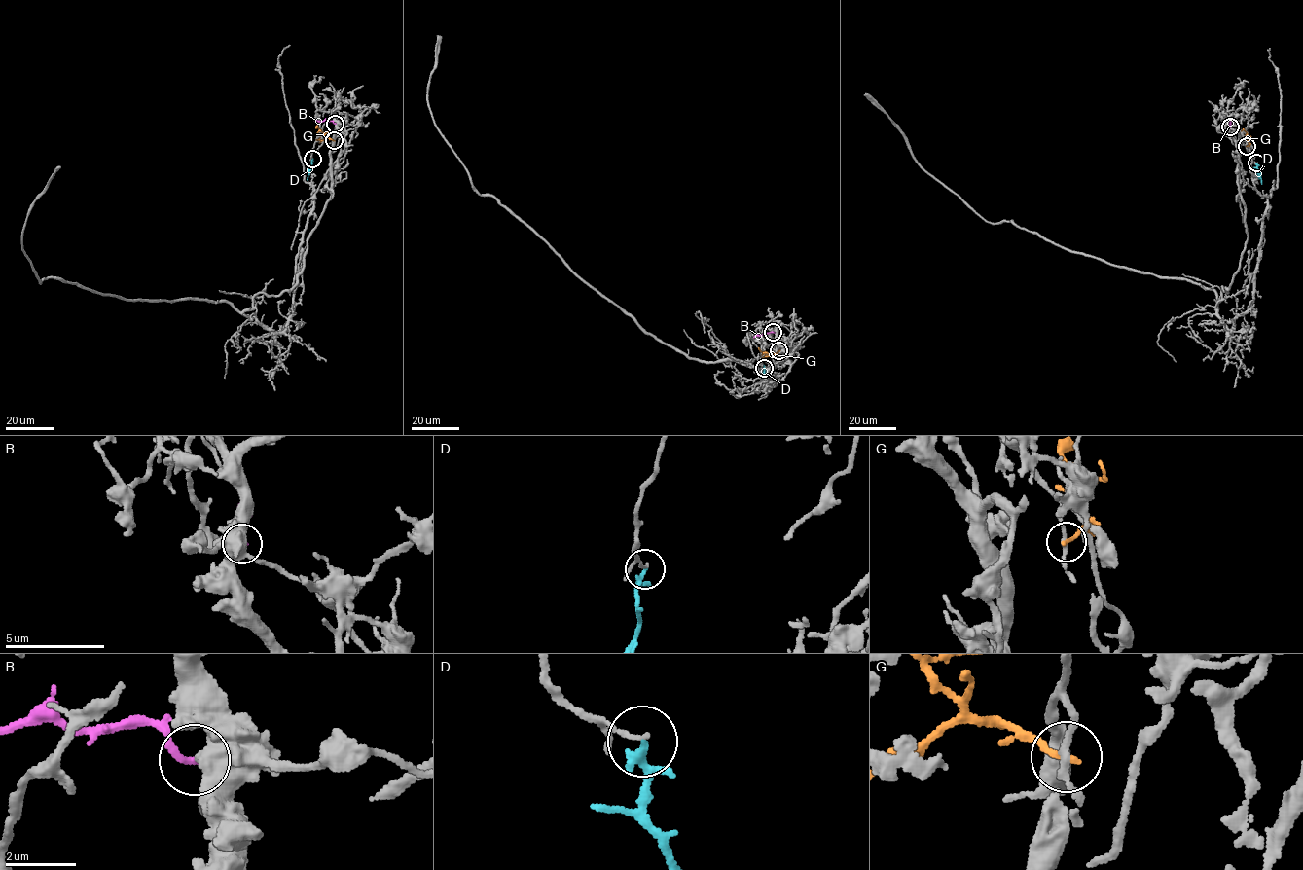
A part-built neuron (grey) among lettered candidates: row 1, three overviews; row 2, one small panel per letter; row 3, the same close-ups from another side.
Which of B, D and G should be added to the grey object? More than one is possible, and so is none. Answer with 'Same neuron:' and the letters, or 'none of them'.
Same neuron: none of them

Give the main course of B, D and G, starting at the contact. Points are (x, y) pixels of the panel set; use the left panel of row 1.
B: (335, 124), (314, 121)
D: (312, 159), (307, 179)
G: (334, 140), (316, 127)

